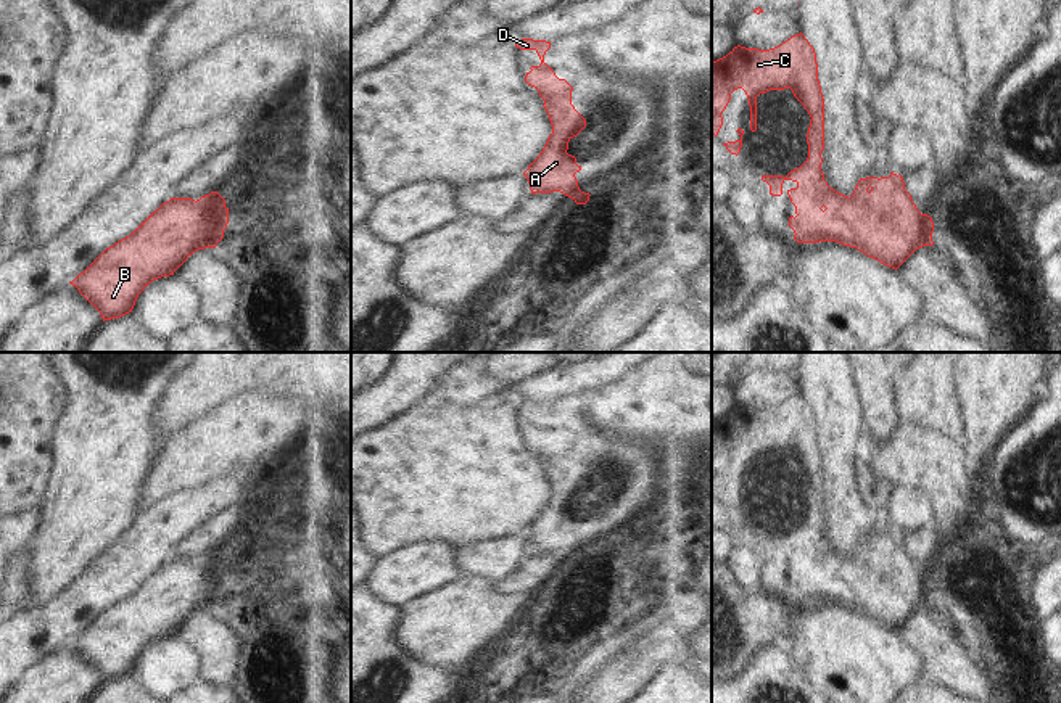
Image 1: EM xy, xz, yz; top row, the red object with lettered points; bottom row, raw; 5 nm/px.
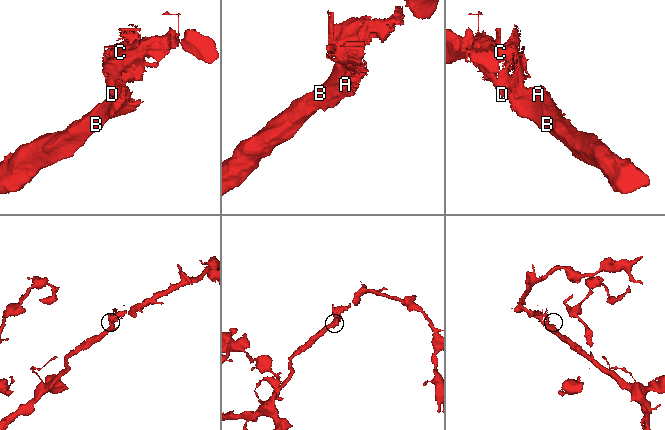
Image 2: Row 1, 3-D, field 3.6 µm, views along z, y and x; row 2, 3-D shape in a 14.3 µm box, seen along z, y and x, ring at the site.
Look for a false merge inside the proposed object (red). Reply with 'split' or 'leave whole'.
leave whole

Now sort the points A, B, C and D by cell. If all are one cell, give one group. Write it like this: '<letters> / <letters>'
A B C D

